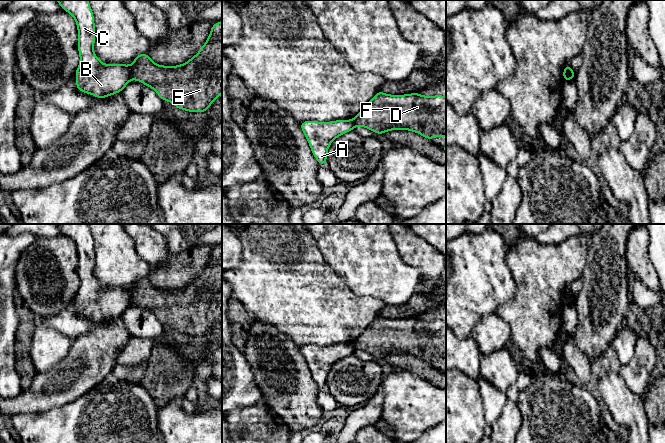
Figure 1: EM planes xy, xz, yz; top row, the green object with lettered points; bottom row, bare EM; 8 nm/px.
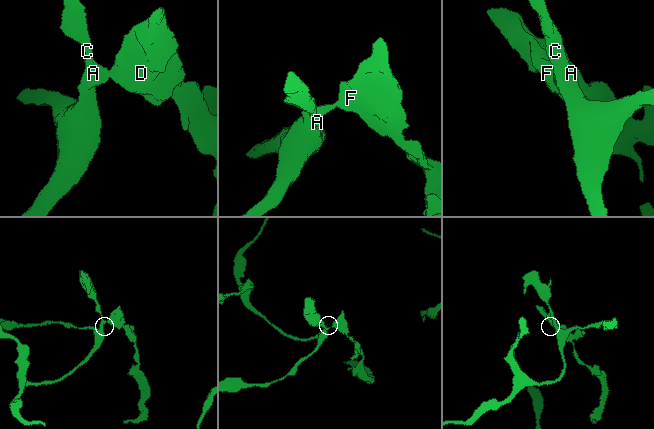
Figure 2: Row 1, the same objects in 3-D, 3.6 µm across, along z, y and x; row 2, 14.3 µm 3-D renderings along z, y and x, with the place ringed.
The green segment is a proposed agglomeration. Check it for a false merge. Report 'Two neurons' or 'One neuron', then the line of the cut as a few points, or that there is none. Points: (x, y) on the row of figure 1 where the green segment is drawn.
Two neurons. Split along xy (128, 66), (131, 78)

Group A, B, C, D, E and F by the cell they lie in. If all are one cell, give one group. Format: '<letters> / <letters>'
A B C / D E F

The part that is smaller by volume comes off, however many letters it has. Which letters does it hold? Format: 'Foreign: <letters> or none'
Foreign: D, E, F

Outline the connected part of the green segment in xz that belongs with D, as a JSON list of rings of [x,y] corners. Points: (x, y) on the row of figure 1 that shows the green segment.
[[[380,90],[352,120],[355,126],[366,127],[375,134],[391,130],[410,130],[428,140],[433,137],[446,137],[446,96],[427,97],[419,93],[389,95]]]

